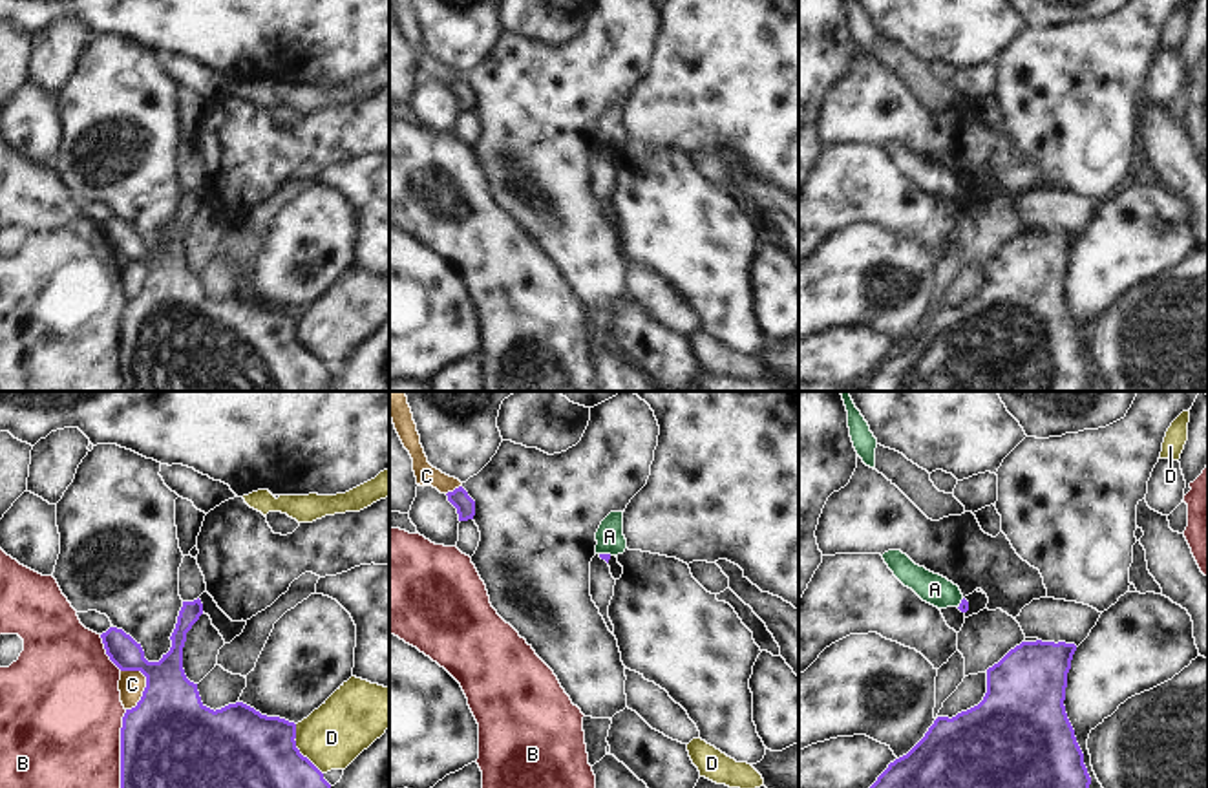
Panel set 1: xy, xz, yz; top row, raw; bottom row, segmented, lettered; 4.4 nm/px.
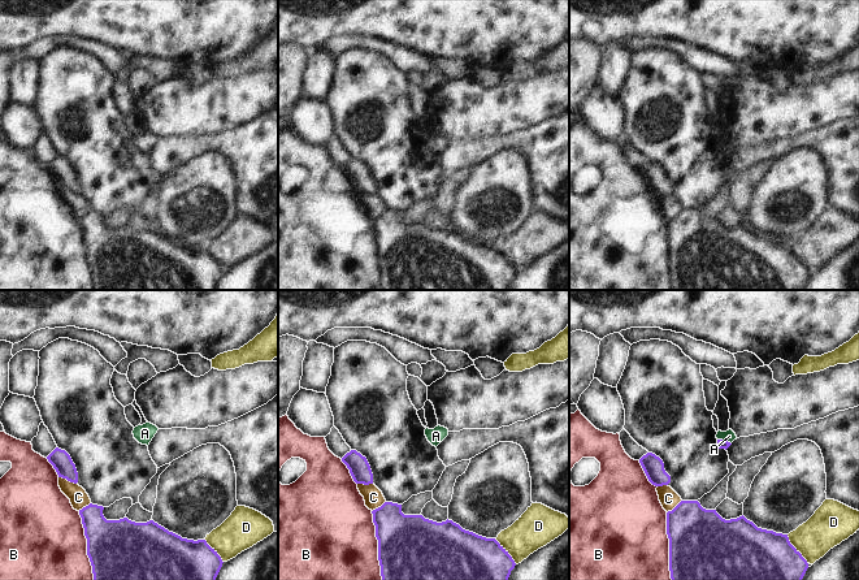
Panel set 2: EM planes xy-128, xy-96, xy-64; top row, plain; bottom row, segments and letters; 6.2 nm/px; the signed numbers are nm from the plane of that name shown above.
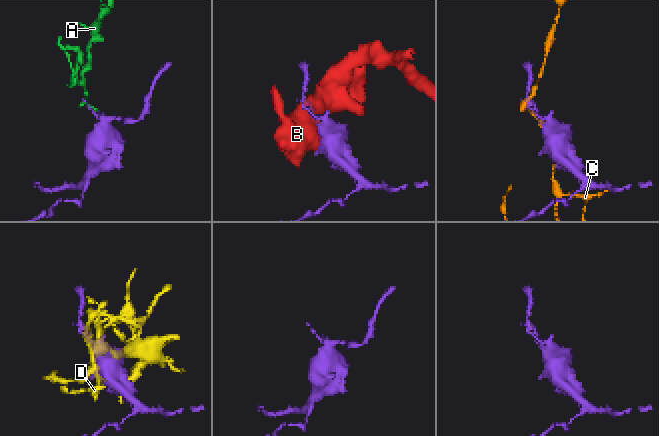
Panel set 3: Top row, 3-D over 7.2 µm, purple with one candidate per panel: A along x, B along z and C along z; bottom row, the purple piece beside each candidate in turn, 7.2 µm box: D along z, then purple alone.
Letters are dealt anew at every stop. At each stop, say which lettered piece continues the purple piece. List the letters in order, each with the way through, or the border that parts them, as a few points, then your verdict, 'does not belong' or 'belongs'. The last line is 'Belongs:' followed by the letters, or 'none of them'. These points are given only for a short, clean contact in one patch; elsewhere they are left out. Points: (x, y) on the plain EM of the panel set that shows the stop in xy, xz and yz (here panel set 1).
A: border along xz (600, 143), (611, 145); does not belong
B: does not belong
C: does not belong
D: does not belong
Belongs: none of them

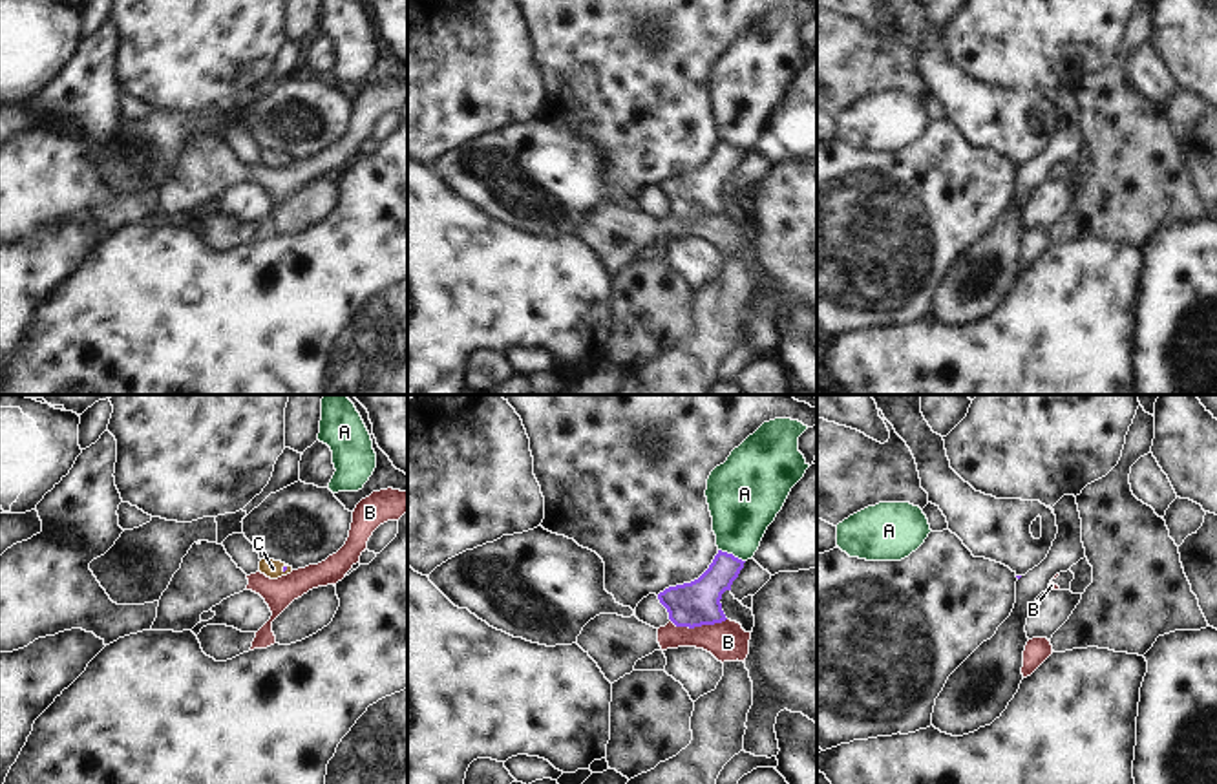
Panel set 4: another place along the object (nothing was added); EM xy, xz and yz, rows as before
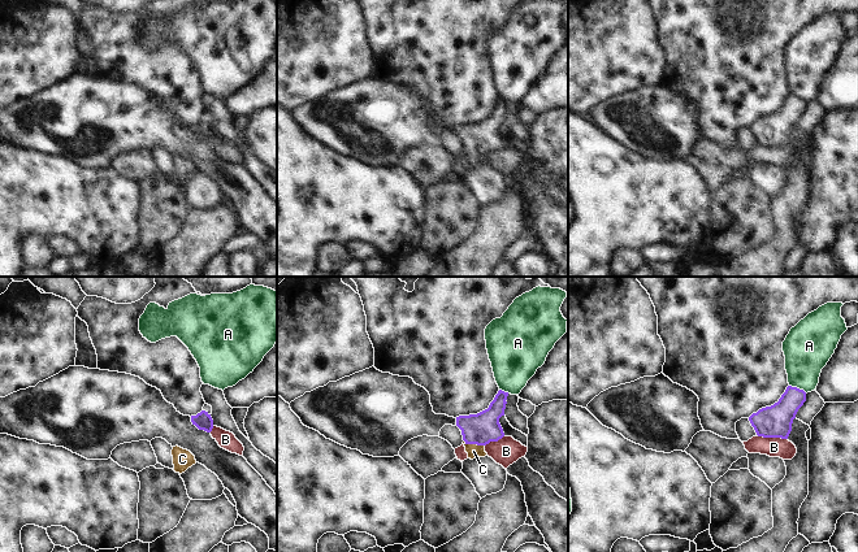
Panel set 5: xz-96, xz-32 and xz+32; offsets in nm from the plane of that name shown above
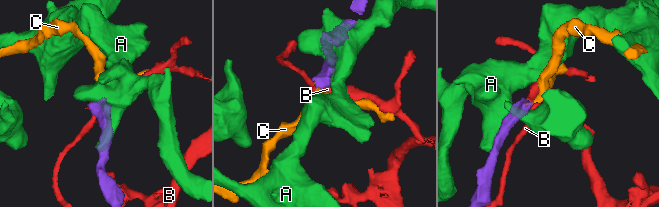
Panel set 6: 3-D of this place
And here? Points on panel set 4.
A: does not belong
B: border along xz (726, 209), (693, 218), (677, 218), (671, 212); does not belong
C: runs through xy (284, 158), (285, 159), (273, 159); belongs
Belongs: C

